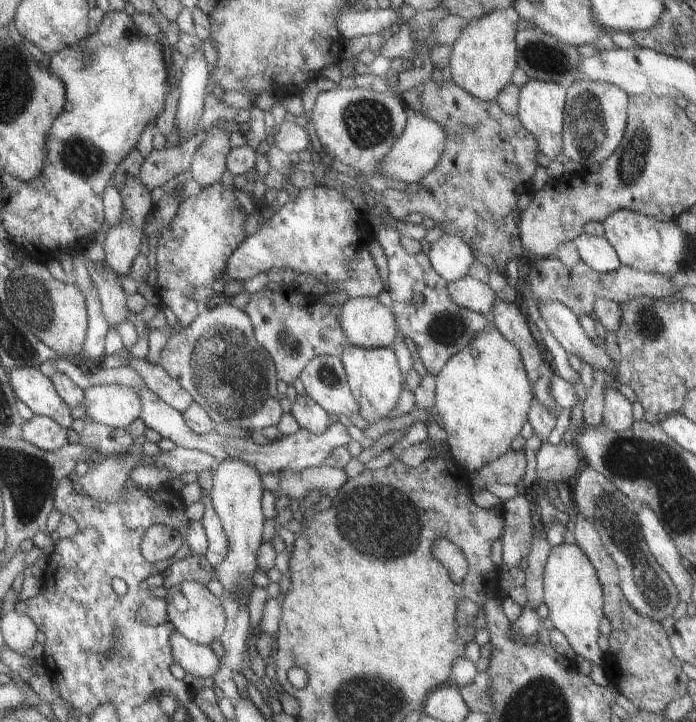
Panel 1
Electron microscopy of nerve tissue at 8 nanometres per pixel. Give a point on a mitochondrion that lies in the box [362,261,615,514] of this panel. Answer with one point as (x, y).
(448, 327)

